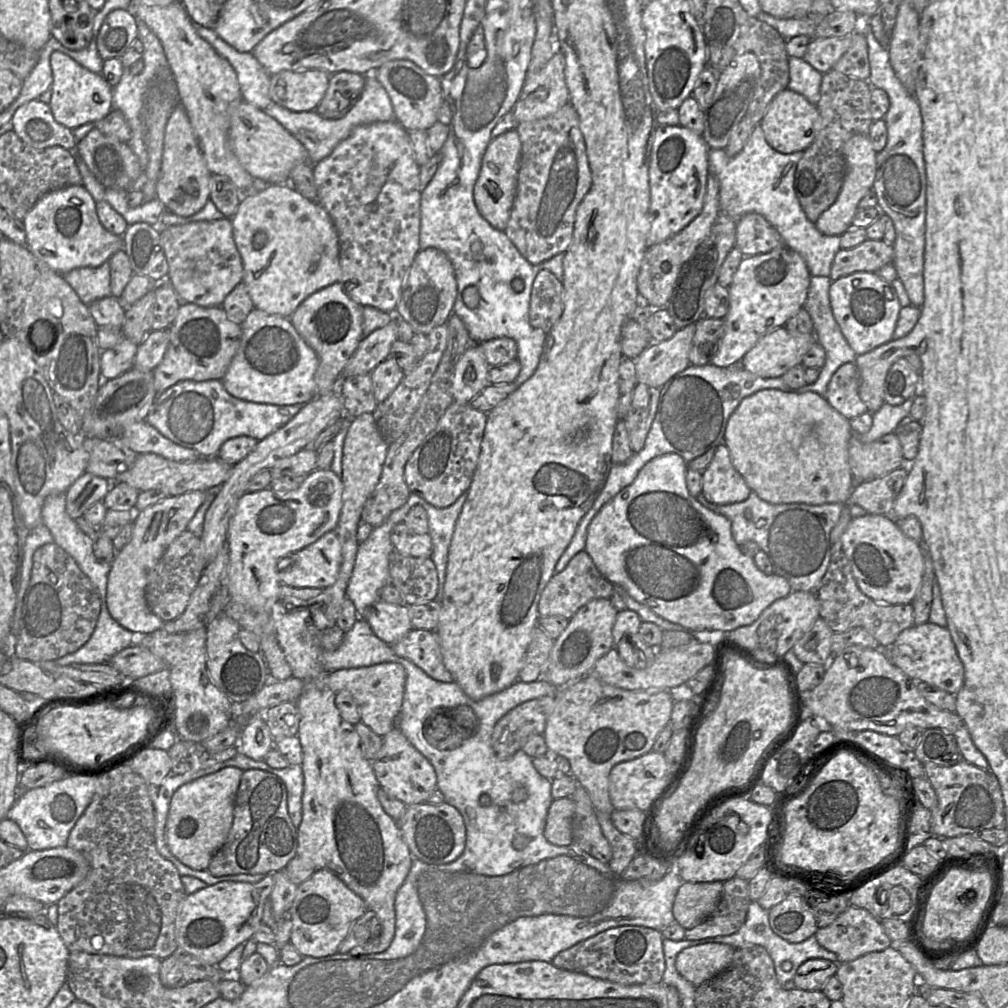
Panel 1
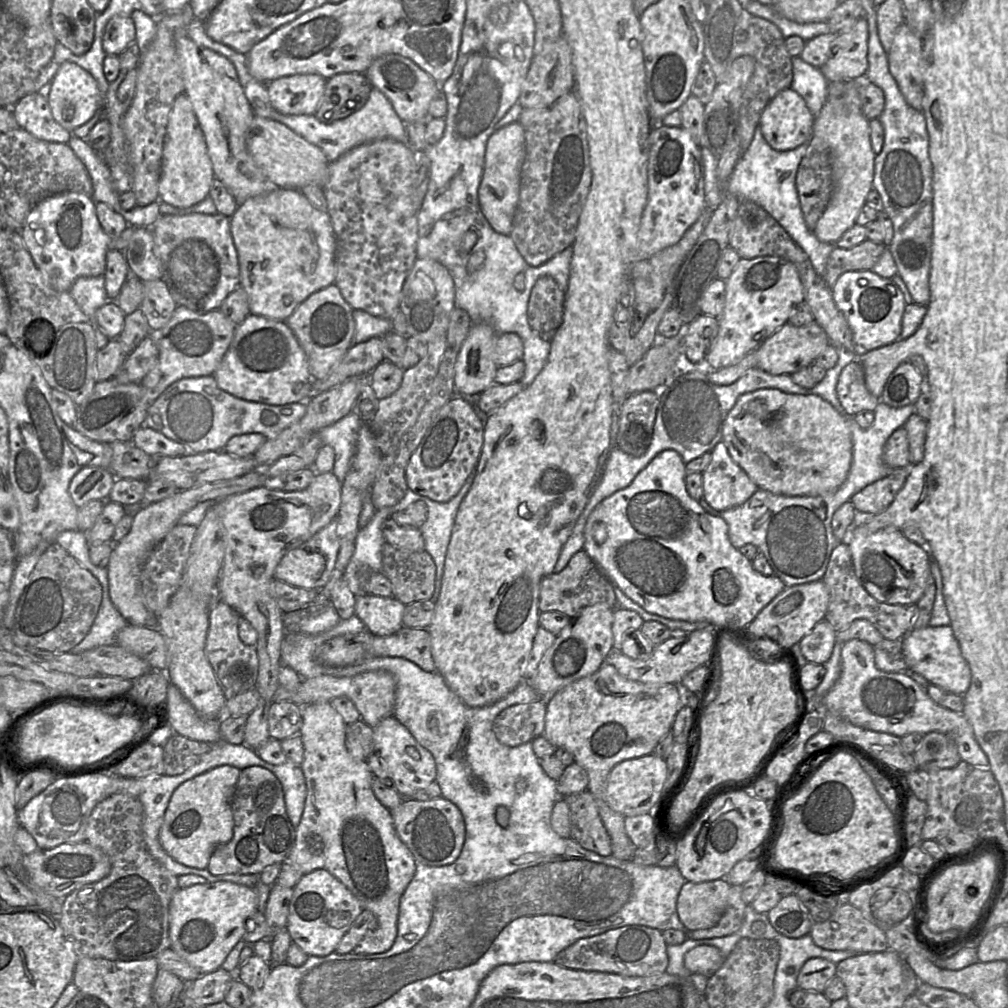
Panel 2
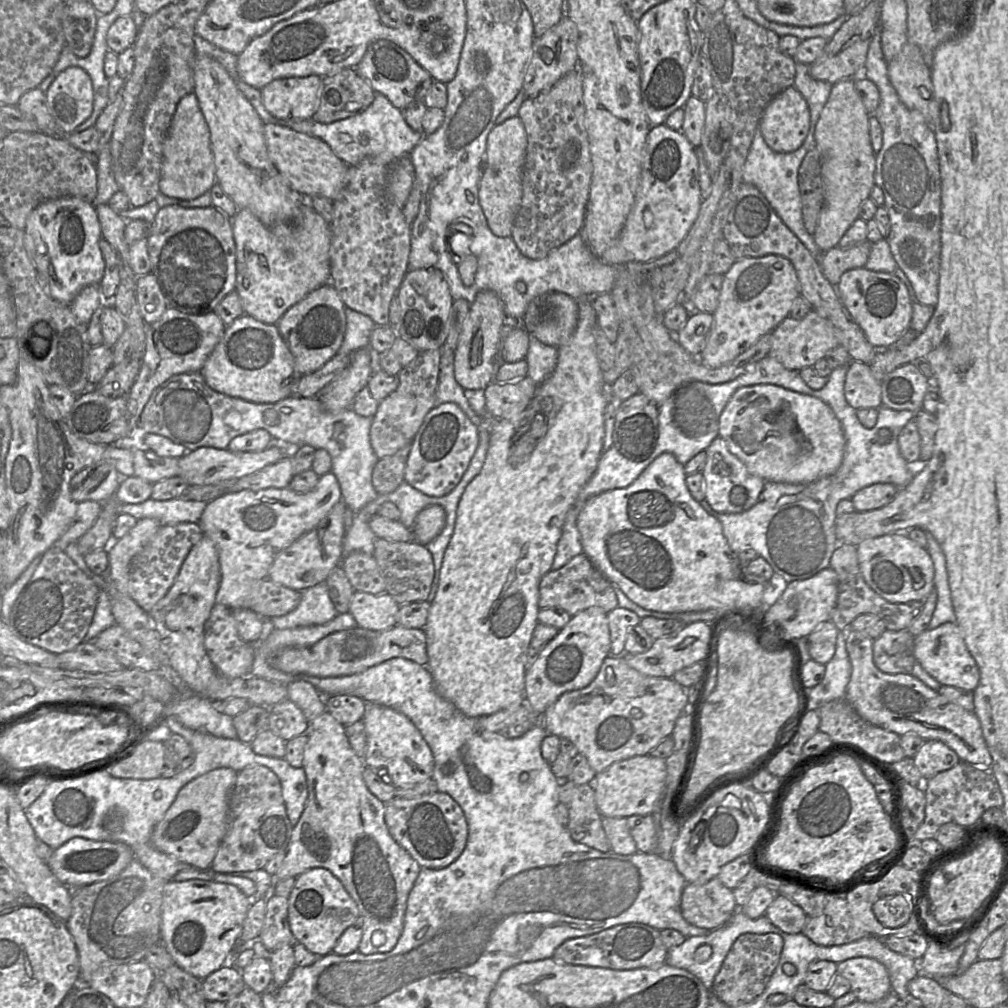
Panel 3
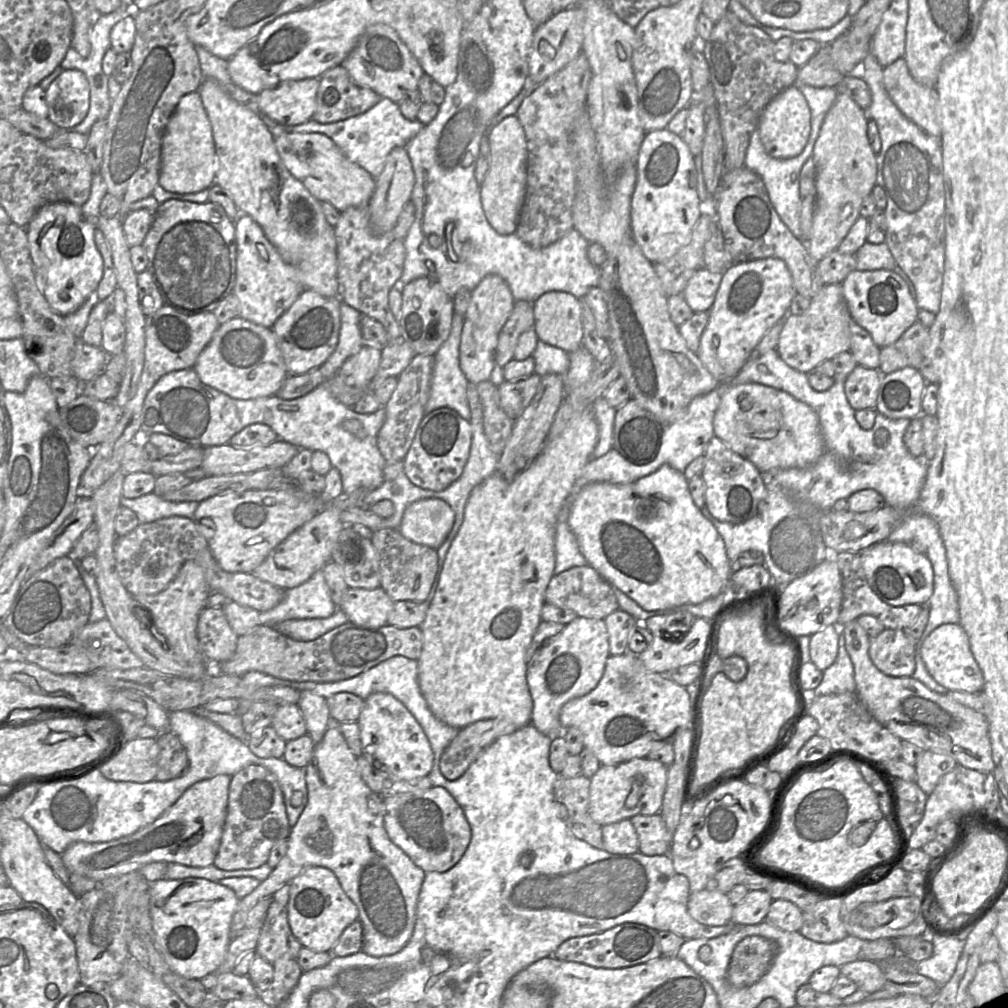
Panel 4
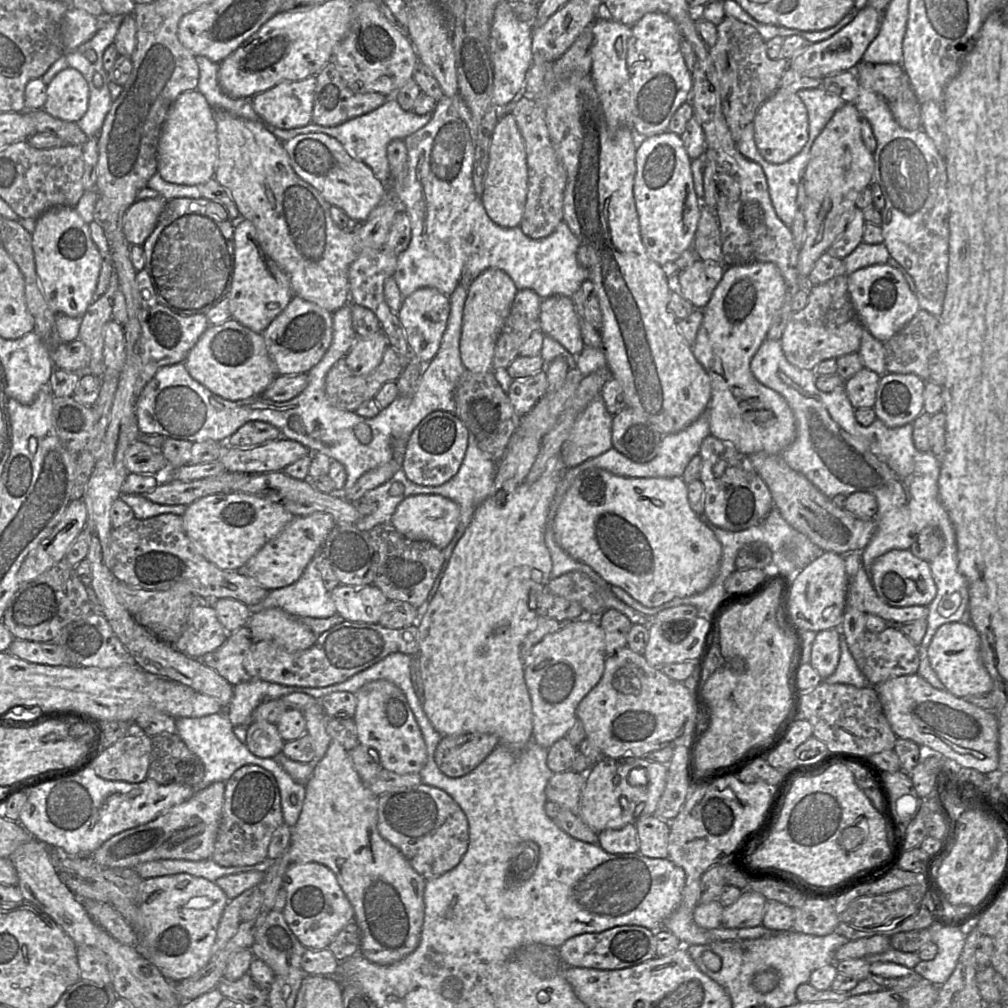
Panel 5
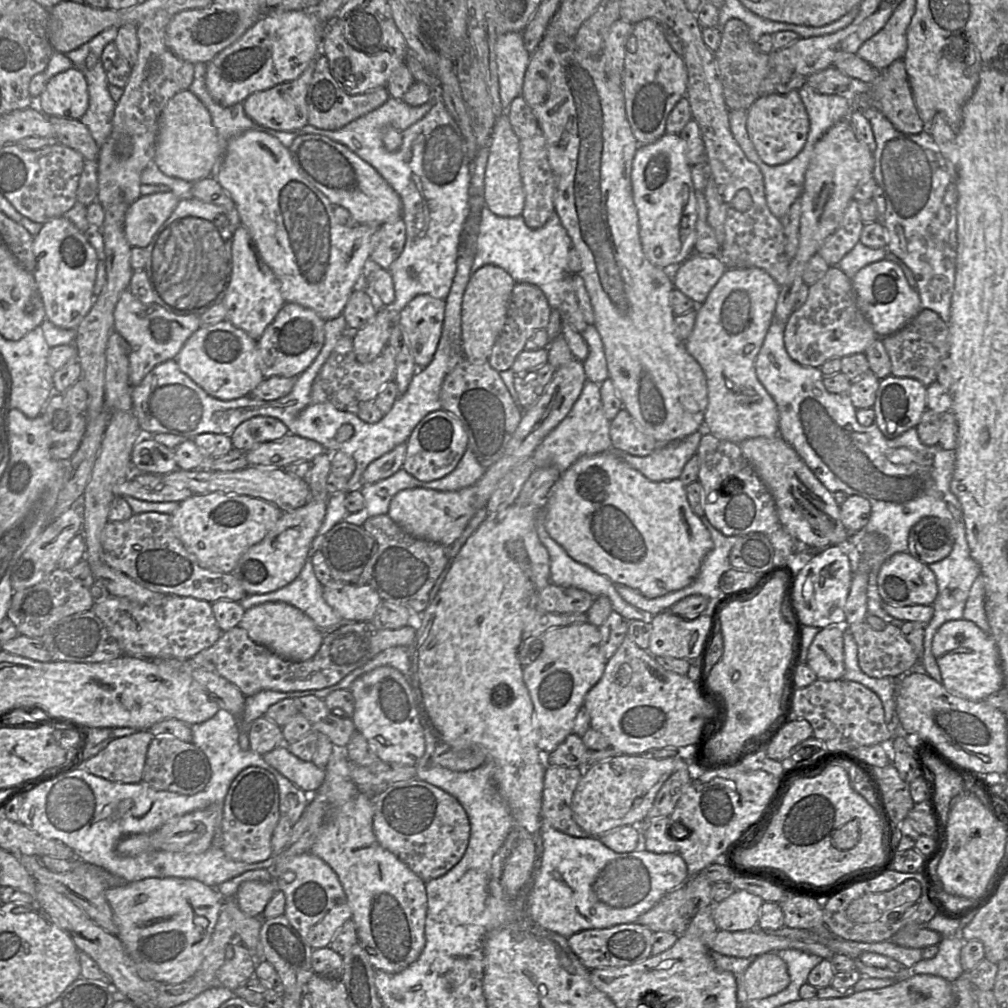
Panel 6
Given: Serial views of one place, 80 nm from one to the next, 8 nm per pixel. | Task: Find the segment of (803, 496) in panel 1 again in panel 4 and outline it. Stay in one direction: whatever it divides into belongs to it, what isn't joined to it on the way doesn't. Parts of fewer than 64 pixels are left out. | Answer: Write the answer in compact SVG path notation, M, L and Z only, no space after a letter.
M748 383L725 388L714 416L713 427L716 437L733 452L752 462L761 473L810 466L824 452L824 440L816 412L790 394L762 384Z

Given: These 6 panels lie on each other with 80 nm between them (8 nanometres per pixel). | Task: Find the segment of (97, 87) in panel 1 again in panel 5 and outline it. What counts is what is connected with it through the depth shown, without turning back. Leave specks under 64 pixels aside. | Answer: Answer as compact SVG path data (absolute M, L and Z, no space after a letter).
M68 66L58 72L46 89L47 99L43 106L51 116L69 122L78 122L89 107L89 86L85 77L77 69Z

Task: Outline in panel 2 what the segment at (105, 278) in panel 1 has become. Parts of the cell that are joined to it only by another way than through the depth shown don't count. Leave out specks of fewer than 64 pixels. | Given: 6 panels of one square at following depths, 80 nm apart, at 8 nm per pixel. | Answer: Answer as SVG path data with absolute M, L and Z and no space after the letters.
M104 275L79 277L69 292L82 312L93 321L96 311L109 301L105 290Z

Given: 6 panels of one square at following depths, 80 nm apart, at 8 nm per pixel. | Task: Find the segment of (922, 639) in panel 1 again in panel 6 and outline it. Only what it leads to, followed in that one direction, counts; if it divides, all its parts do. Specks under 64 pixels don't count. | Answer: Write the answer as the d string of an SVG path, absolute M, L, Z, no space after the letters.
M950 620L933 637L932 652L942 684L951 693L973 701L986 699L1004 686L1004 675L994 639L969 620Z

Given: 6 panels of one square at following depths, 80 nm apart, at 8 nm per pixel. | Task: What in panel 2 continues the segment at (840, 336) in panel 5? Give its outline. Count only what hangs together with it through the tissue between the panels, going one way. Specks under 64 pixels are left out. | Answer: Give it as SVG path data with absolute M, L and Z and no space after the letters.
M815 321L802 327L784 324L756 349L756 367L772 375L791 375L815 363L816 358L830 345L824 329Z

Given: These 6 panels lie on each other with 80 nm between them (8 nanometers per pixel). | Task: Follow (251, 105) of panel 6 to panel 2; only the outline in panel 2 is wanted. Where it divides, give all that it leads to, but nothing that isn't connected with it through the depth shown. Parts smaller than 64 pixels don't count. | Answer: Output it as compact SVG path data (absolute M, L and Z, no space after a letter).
M296 74L267 84L270 103L284 115L315 115L326 80L318 74Z

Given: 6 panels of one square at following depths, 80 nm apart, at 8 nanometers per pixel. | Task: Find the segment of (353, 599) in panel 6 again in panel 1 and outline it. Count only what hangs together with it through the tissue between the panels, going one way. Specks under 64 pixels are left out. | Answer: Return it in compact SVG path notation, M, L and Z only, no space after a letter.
M379 599L365 610L363 619L379 639L393 645L413 629L409 607L386 603Z

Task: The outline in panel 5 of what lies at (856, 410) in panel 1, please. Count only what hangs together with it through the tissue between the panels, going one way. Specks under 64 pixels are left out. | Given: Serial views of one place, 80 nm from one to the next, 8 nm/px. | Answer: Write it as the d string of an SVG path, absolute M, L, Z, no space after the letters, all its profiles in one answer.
M863 368L845 381L845 391L855 410L874 407L880 378L874 371Z

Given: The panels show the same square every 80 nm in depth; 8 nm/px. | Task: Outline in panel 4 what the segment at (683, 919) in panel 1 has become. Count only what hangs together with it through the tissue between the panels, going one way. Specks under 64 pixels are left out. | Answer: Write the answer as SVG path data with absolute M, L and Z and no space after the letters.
M704 888L691 892L687 910L697 922L708 926L722 926L731 923L734 905L727 893Z

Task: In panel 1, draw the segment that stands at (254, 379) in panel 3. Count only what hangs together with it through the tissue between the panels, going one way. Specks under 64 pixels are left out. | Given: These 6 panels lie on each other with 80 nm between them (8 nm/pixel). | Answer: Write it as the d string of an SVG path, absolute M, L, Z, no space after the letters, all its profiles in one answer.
M253 308L241 324L240 344L221 379L234 397L255 403L304 405L317 397L315 372L318 357L303 340L289 318Z

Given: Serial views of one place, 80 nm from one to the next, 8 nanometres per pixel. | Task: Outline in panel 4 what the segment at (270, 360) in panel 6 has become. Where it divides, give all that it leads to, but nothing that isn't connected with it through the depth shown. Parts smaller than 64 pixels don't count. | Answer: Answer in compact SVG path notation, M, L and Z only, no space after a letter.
M305 289L271 328L289 375L302 375L320 367L335 350L341 326L339 297L326 297Z

